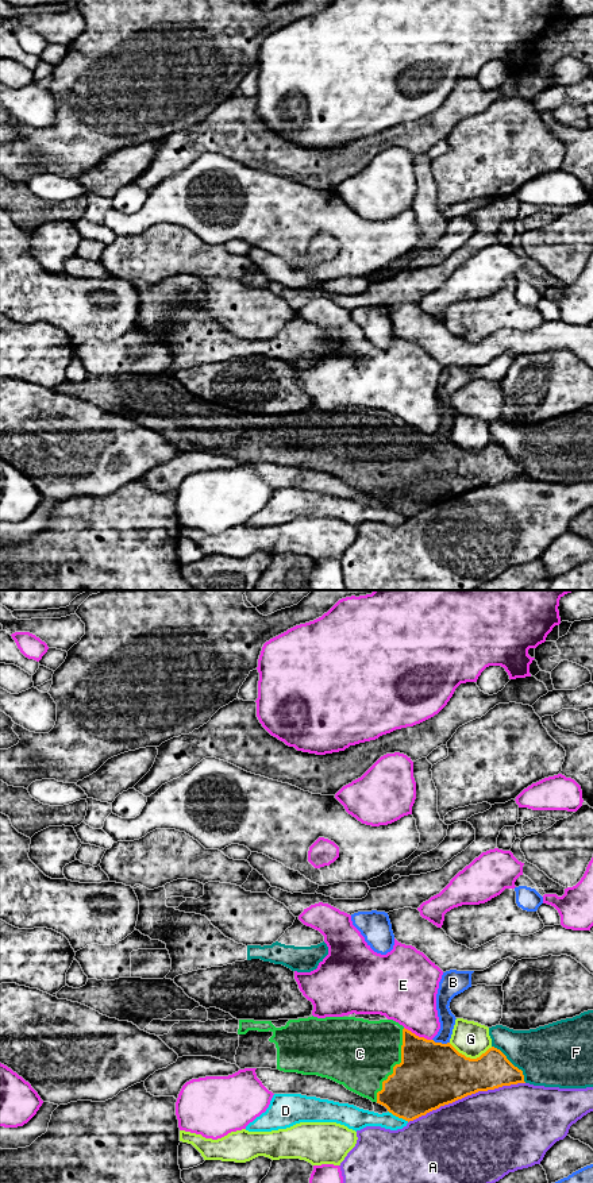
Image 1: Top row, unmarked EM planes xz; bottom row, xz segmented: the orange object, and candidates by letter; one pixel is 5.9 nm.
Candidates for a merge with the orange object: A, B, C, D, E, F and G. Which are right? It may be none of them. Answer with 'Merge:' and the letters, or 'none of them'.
Merge: C

